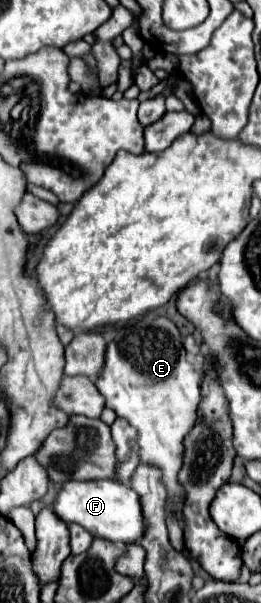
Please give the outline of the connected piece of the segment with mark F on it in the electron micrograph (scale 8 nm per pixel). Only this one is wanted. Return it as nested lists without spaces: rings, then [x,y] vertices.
[[[88,480],[88,482],[66,482],[54,500],[54,512],[66,524],[76,522],[86,528],[92,536],[106,538],[112,542],[128,544],[136,542],[144,532],[144,520],[140,510],[140,498],[130,486],[116,480]]]

